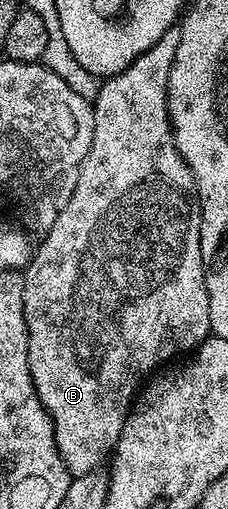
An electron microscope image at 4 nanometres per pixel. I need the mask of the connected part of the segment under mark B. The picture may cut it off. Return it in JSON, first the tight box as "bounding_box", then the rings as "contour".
{"bounding_box":[22,28,210,478],"contour":[[[173,28],[166,32],[166,36],[162,36],[162,40],[158,40],[158,44],[154,44],[154,48],[150,48],[146,52],[142,52],[142,56],[138,56],[138,60],[134,60],[134,64],[130,64],[122,72],[105,77],[100,83],[100,91],[97,92],[94,105],[92,107],[92,115],[94,116],[94,140],[90,144],[90,152],[86,152],[86,160],[82,160],[80,171],[78,172],[78,180],[74,184],[74,192],[70,196],[70,200],[66,204],[66,208],[62,208],[62,212],[58,212],[58,220],[54,220],[54,224],[43,235],[44,238],[40,242],[40,247],[35,247],[34,253],[29,257],[28,265],[23,267],[22,277],[24,280],[24,291],[22,292],[22,304],[24,305],[24,315],[26,316],[26,332],[28,333],[28,363],[30,364],[30,376],[32,383],[36,386],[38,392],[38,400],[42,400],[42,404],[46,408],[46,412],[50,416],[50,420],[54,426],[54,440],[58,452],[64,461],[64,467],[68,470],[72,478],[82,476],[91,470],[99,470],[109,461],[110,455],[116,449],[118,444],[118,436],[122,432],[124,422],[128,419],[130,411],[134,406],[134,399],[137,397],[138,391],[142,386],[142,379],[145,376],[151,375],[159,362],[171,363],[172,357],[175,354],[187,355],[189,352],[195,351],[196,347],[201,342],[205,341],[210,334],[210,296],[206,292],[206,259],[202,248],[200,247],[200,203],[196,197],[196,181],[190,172],[190,168],[186,164],[186,160],[182,160],[182,156],[176,151],[176,142],[172,139],[172,123],[168,120],[168,77],[170,76],[170,68],[174,64],[174,52],[178,52],[178,40],[180,39],[179,29]]]}

